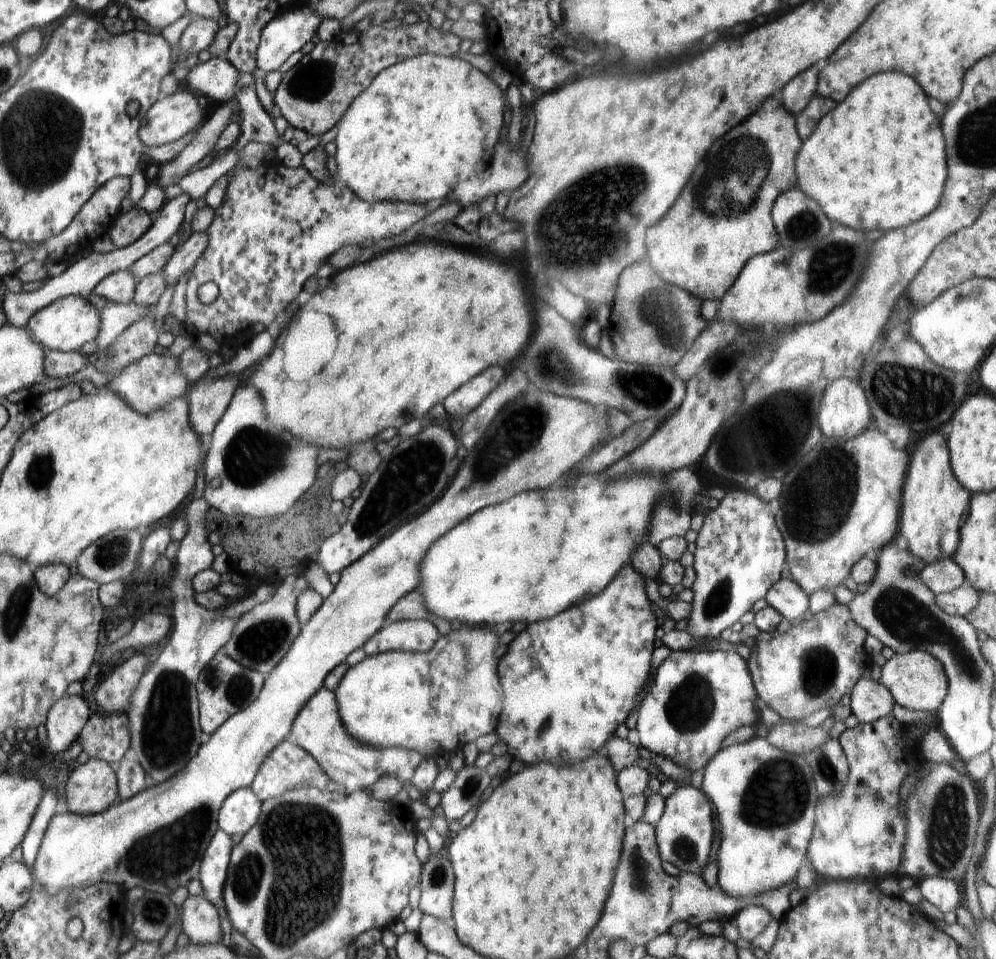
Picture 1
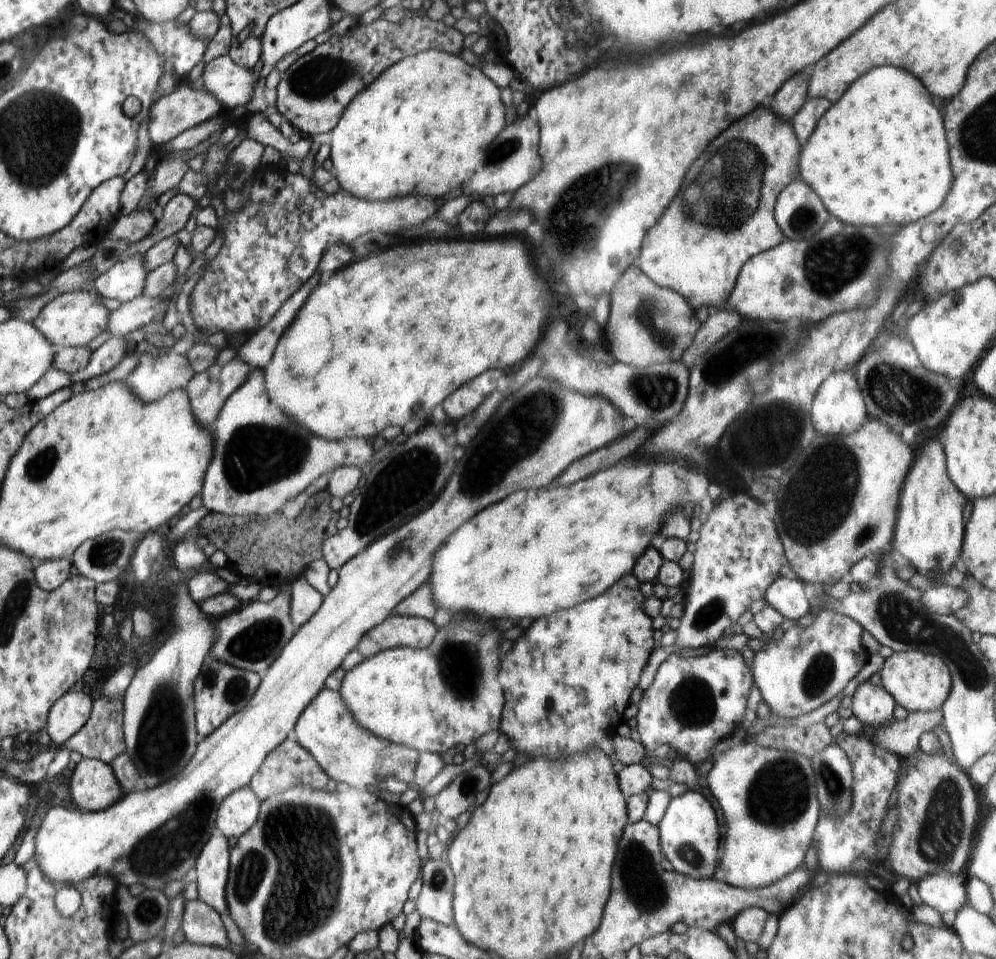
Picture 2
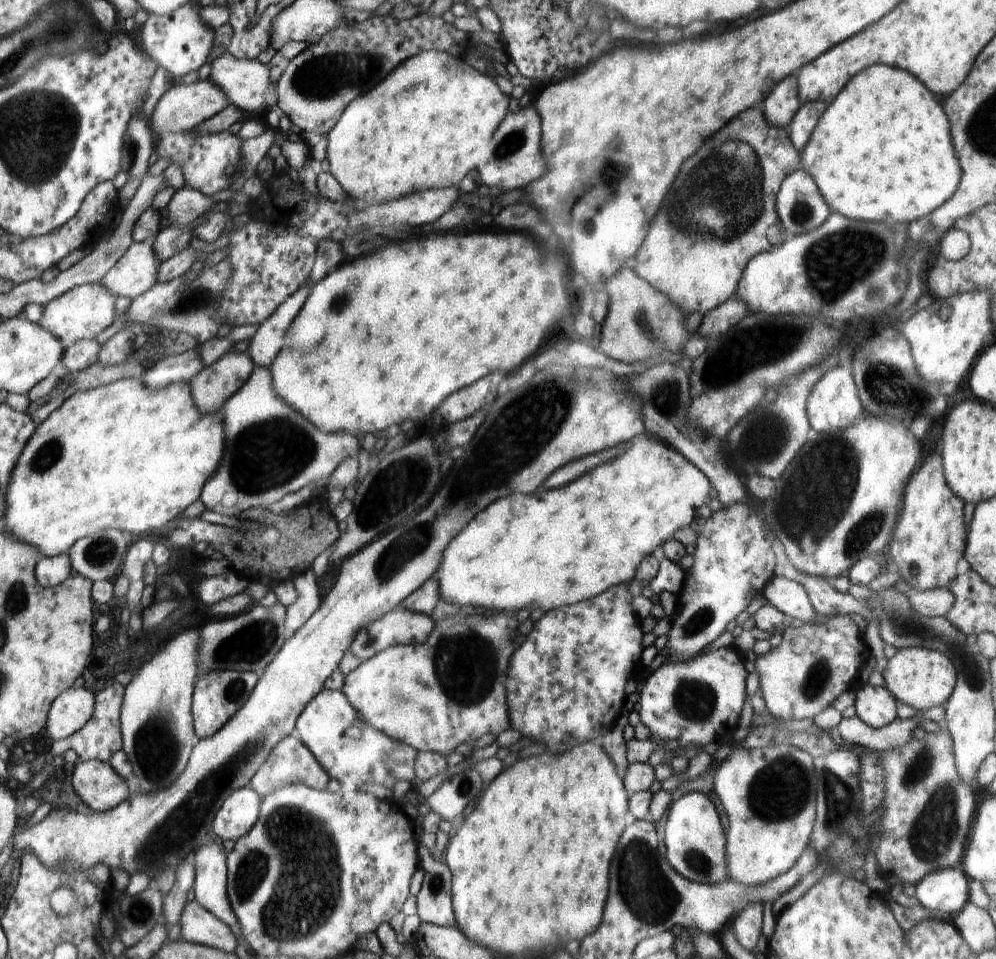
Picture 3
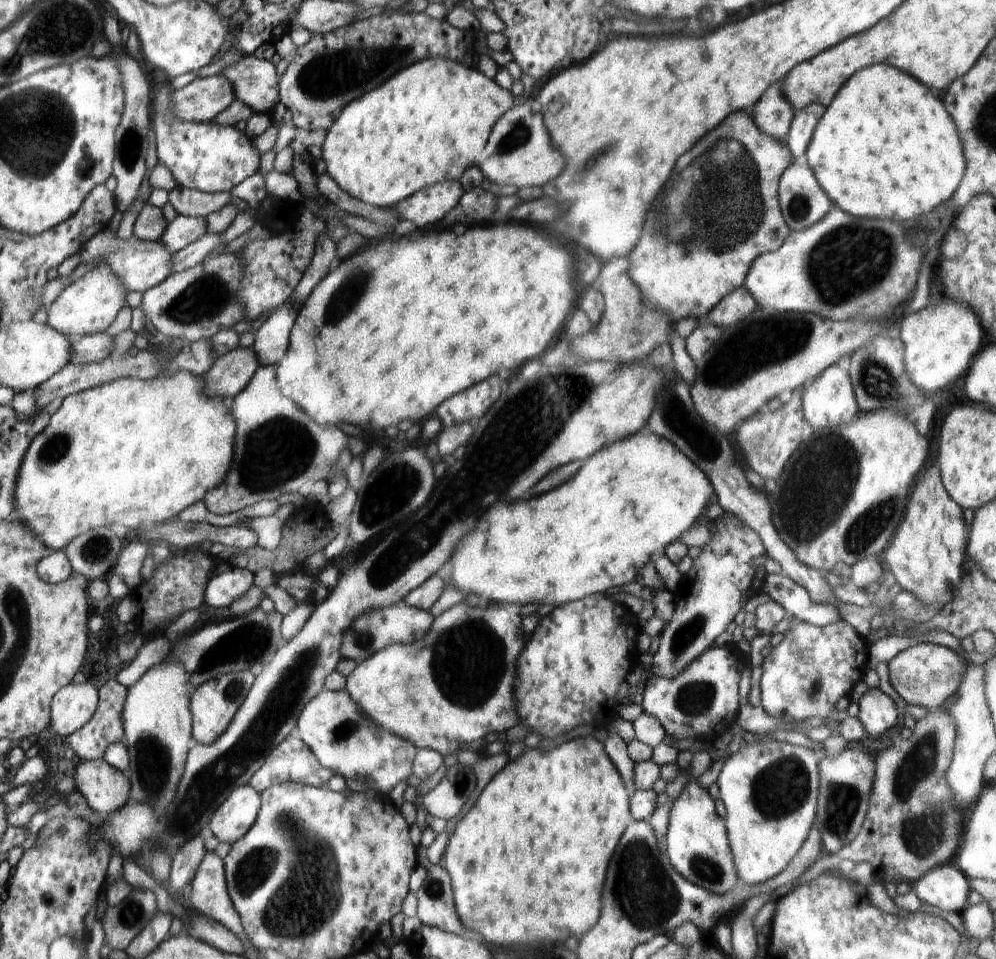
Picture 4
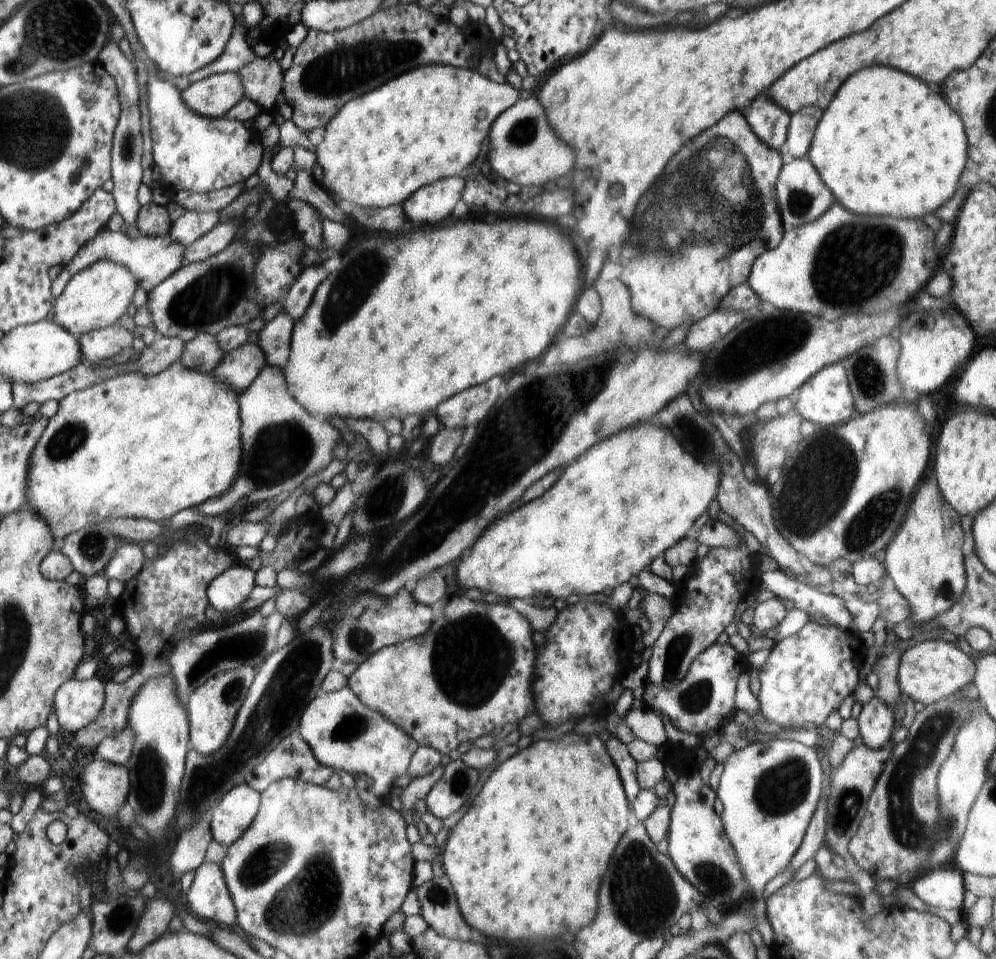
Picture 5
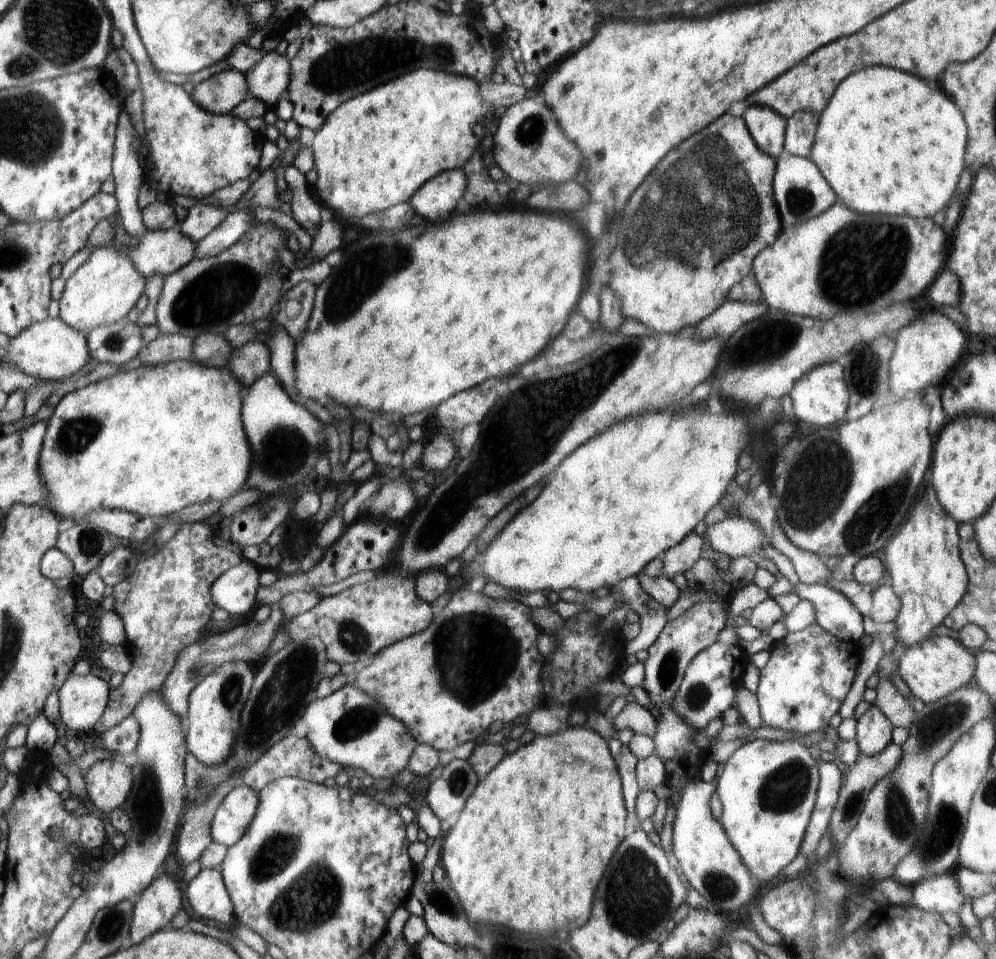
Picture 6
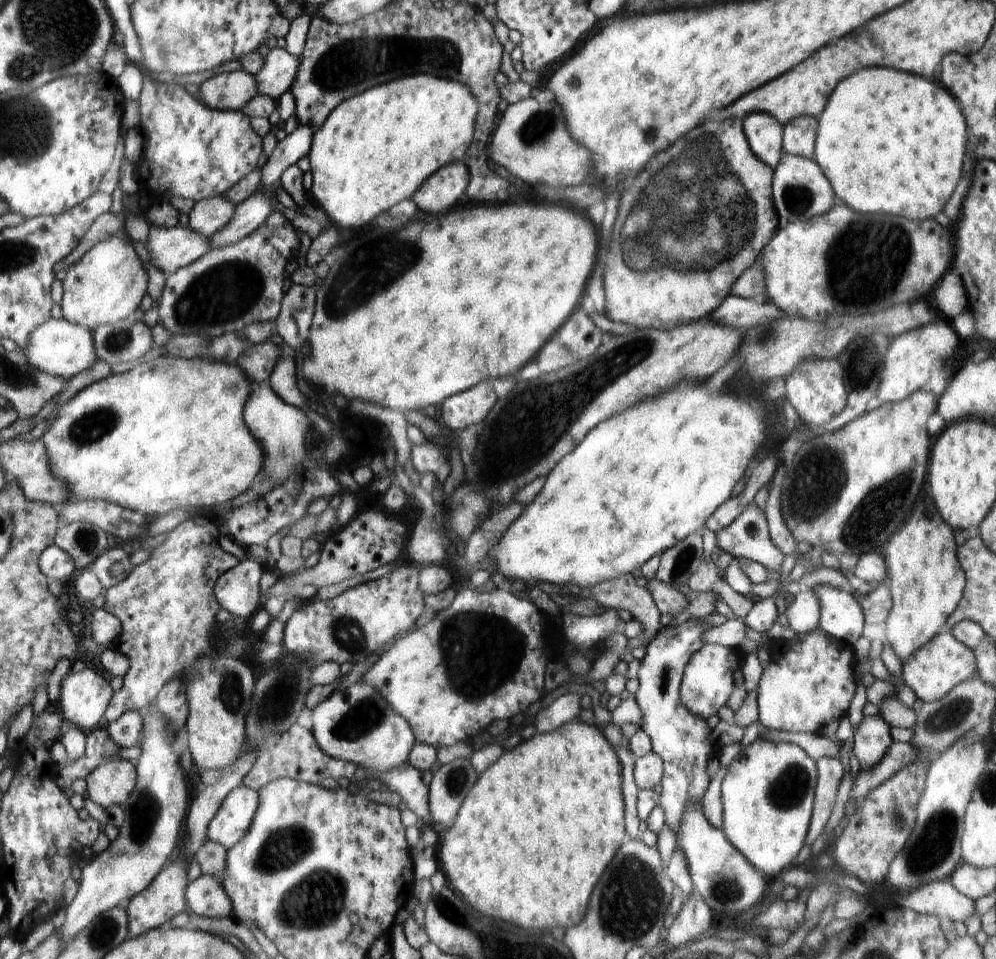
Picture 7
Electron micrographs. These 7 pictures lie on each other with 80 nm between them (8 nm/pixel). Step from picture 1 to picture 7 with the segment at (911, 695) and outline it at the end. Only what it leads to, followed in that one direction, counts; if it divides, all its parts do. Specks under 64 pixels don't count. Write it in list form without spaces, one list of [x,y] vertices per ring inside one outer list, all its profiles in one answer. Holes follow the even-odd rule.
[[[935,634],[925,645],[922,645],[907,661],[902,664],[902,679],[914,690],[917,698],[929,703],[944,698],[952,688],[966,679],[972,679],[977,670],[973,650],[954,638],[953,634]]]

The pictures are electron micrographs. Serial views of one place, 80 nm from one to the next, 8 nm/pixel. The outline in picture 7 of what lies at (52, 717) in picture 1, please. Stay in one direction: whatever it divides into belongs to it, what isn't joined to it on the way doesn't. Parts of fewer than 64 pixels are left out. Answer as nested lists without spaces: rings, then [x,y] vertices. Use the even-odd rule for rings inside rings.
[[[70,670],[61,682],[59,705],[66,721],[88,732],[105,716],[112,697],[110,684],[96,672]]]

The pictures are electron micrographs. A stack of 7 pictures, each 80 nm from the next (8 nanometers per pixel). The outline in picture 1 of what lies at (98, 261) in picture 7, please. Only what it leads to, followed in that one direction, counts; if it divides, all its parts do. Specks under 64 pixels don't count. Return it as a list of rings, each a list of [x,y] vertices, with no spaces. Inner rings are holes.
[[[70,295],[60,297],[42,310],[39,310],[28,321],[26,328],[46,351],[59,350],[68,352],[78,351],[86,342],[95,341],[96,337],[99,336],[101,322],[100,310],[96,309],[84,297]]]

